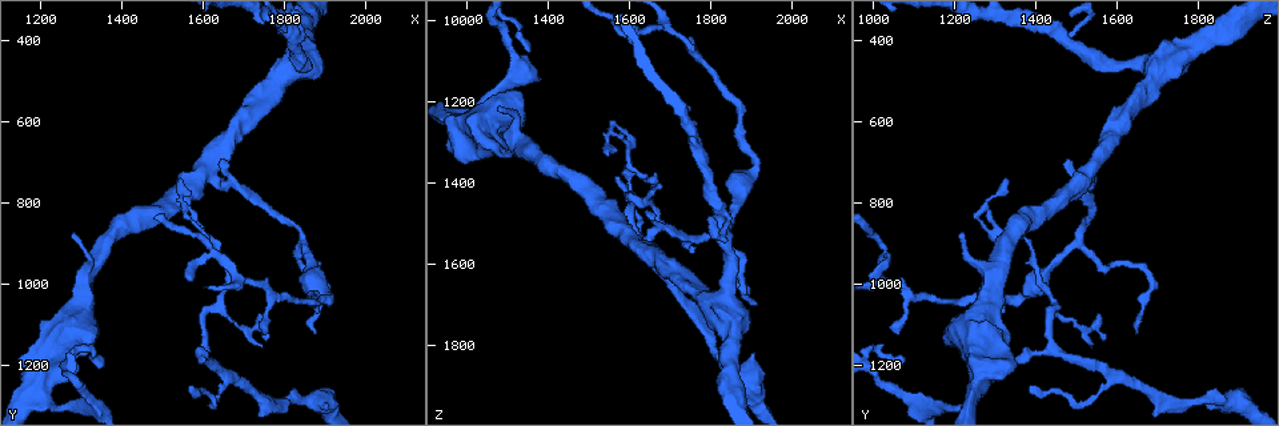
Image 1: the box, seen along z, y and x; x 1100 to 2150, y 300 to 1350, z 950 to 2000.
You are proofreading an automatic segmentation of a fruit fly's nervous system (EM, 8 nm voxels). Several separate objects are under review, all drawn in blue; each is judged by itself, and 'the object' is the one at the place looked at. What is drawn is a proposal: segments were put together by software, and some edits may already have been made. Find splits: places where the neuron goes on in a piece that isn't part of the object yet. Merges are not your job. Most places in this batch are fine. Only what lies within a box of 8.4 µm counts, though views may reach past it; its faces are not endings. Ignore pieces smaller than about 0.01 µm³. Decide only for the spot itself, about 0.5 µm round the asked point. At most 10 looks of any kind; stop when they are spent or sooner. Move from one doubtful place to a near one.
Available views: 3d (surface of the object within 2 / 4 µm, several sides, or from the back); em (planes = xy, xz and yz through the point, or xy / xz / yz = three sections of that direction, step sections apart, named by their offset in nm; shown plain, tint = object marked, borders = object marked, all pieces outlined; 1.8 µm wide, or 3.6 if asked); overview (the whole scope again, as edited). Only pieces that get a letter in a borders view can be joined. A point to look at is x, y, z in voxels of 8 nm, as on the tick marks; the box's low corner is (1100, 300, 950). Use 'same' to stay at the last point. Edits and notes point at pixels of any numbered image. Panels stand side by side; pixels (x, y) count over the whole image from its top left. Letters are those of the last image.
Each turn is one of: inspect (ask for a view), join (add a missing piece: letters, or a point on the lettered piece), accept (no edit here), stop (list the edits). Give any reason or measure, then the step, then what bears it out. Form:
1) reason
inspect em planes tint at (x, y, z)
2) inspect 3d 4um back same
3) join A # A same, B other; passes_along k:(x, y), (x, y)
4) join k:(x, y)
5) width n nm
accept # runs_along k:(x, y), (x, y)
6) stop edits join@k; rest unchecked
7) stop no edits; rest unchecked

a narrow waist
inspect em planes borders at (1875, 1035, 1235)

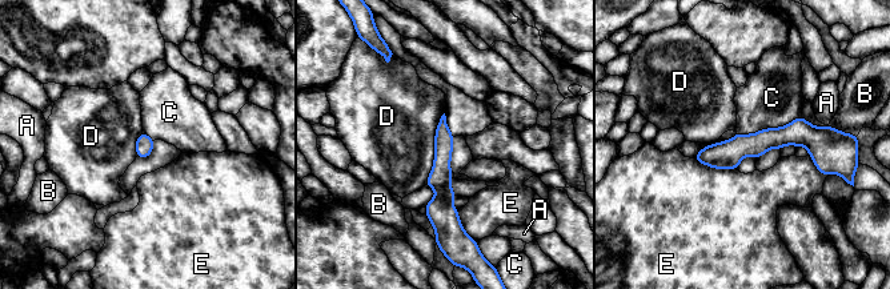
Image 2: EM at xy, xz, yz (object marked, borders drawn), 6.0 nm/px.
longest_contact D 460 nm
accept # A other, B other, C other, D other, E other; border 2:(801, 115), (781, 127), (737, 133); no lettered piece goes on from it

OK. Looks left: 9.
long arm stops here
inspect 3d 2um at (1550, 740, 1330)

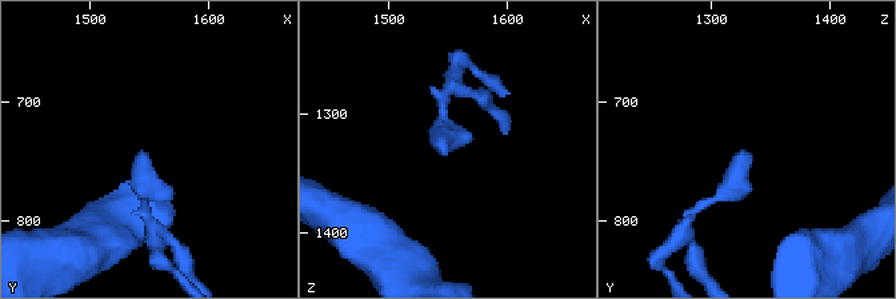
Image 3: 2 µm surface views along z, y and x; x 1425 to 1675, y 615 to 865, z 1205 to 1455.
now the EM
inspect em planes borders at (1548, 740, 1330)

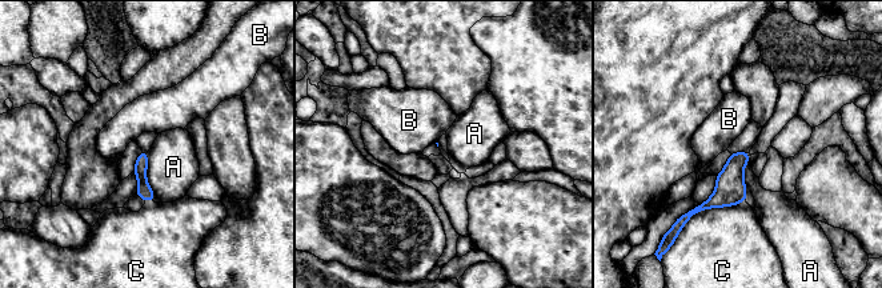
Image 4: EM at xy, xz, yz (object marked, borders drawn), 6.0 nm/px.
accept # A other, B other, C other; runs_along 4:(143, 155), (143, 190), (151, 198); no lettered piece goes on from it

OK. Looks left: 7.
three arms meet
inspect em xz step 8 tint at (1850, 895, 1500)

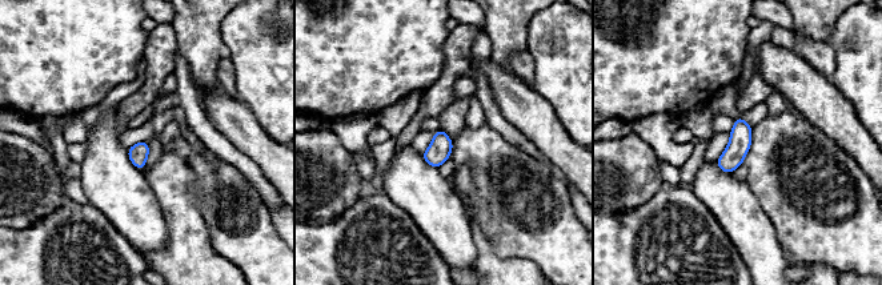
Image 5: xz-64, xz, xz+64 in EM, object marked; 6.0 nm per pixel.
what lies round it
inspect em xz step 8 borders same

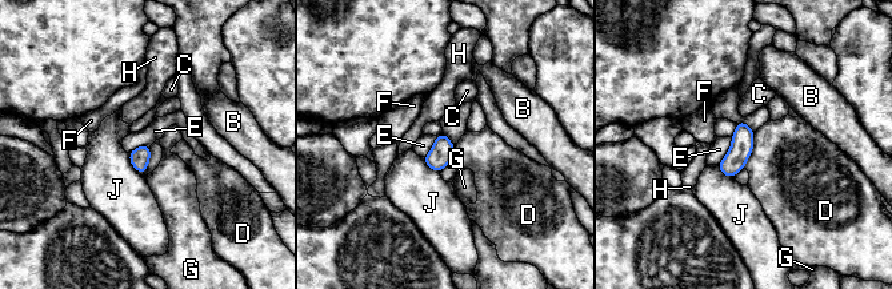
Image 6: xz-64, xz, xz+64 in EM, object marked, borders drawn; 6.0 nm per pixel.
longest_contact D 240 nm
accept # B other, C other, D other, E other, F other, G other, H other, J other; border 6:(732, 137), (727, 155), (718, 165); no lettered piece goes on from it

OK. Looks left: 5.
inspect 3d 4um at (1855, 1285, 1870)

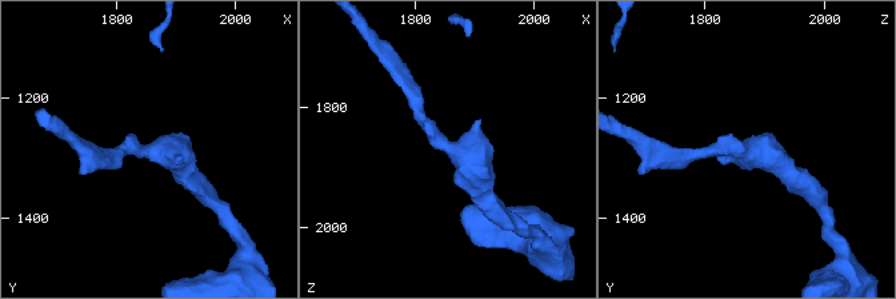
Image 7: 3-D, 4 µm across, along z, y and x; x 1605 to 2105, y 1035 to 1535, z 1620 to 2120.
arm_widths 170, 300 nm; now the EM
inspect em planes borders at (1855, 1290, 1865)

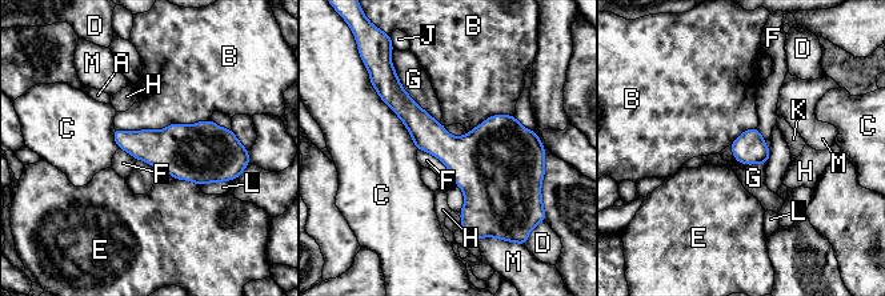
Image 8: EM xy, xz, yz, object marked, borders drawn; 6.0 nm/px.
width 190 nm
accept # A other, B other, C other, D other, E other, F other, G other, H other, J other, K other, L other, M other; border 8:(209, 119), (115, 128); none of them fits

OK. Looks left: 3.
stop no edits; rest unchecked

